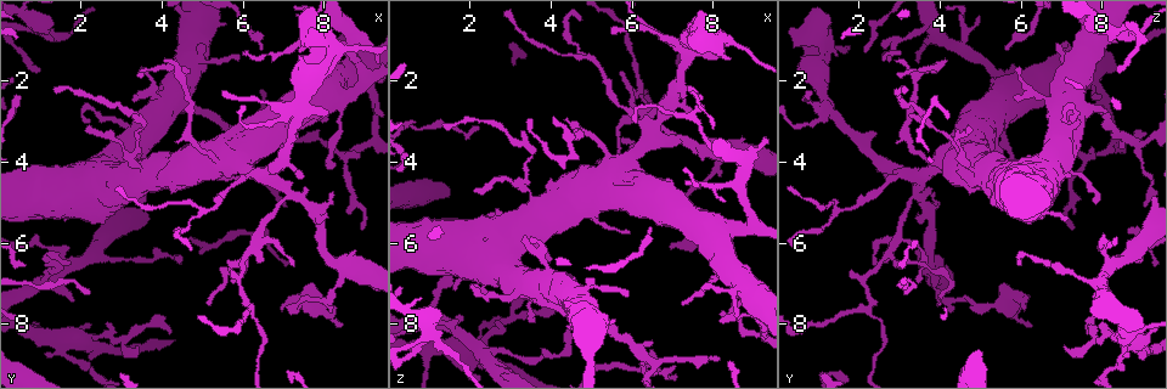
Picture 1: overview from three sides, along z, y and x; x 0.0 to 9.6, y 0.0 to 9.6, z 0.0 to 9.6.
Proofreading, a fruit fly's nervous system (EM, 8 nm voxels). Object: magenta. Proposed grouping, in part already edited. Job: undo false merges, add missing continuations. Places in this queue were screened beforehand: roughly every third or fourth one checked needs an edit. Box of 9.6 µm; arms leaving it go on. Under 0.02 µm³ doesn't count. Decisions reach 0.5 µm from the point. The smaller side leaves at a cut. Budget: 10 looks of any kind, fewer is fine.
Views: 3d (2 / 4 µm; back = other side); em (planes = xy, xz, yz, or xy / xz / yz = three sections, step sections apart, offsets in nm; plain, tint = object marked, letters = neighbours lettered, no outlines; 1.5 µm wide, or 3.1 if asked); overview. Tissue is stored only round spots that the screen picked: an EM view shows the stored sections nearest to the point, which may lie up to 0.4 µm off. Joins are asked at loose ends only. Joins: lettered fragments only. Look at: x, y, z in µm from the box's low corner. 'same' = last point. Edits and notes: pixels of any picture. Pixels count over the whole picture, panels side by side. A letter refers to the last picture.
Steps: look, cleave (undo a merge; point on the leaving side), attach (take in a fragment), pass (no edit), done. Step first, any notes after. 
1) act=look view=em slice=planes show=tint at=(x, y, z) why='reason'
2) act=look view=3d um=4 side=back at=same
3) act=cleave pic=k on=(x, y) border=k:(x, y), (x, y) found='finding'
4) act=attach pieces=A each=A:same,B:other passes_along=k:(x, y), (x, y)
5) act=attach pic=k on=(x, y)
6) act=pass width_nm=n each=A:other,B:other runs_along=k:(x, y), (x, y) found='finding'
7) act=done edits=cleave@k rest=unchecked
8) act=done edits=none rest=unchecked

act=look view=3d um=4 at=(6.25, 7.60, 2.25) why='a fork'

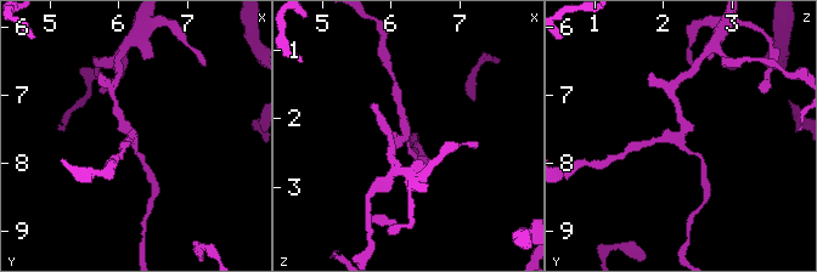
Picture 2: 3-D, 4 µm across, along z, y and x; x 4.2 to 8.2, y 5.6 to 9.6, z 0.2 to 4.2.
act=look view=em slice=planes show=letters at=(6.20, 7.60, 2.20) arms=3 why='need the tissue'

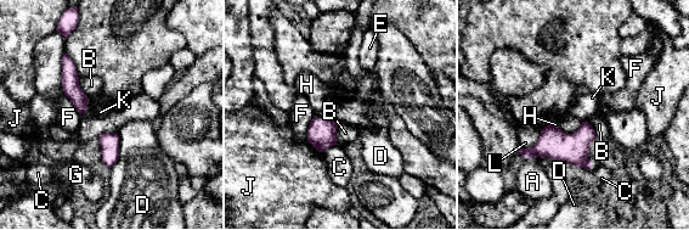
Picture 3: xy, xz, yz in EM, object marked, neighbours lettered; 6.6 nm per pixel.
act=pass each=A:other,B:other,C:other,D:other,E:other,F:other,G:other,H:other,J:other,K:other,L:other border=3:(117, 133), (118, 160), (111, 168) found='all the same cell'

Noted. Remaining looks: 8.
act=look view=3d um=4 at=(7.40, 4.40, 2.75) why='free end'

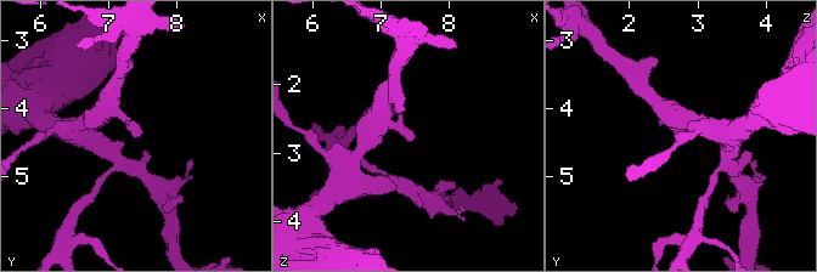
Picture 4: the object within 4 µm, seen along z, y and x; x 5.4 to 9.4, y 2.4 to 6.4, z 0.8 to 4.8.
act=look view=em slice=yz step=4 show=tint at=(7.40, 4.40, 2.80)

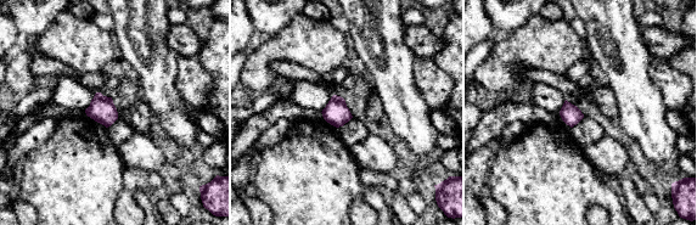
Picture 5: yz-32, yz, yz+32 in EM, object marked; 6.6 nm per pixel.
act=look view=em slice=planes show=letters at=same

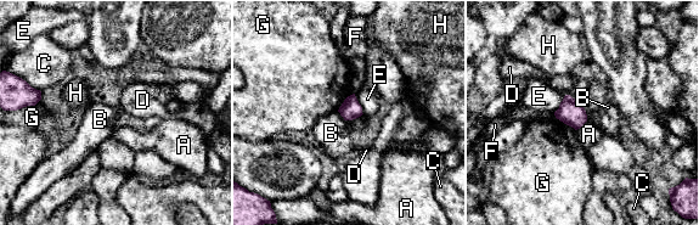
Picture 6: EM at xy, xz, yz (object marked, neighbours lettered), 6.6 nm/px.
act=pass longest_contact=G:160nm each=A:other,B:other,C:other,D:other,E:other,F:other,G:other,H:other border=6:(362, 113), (347, 121) found='no lettered fragment goes on from it'

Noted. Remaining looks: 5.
act=look view=em slice=planes show=letters at=(1.65, 5.45, 7.15)

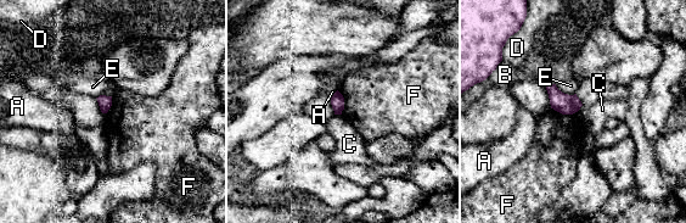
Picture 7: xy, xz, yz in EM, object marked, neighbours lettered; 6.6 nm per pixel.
act=pass each=A:other,B:other,C:other,D:other,E:other,F:other border=7:(551, 107), (562, 113), (578, 111) found='no lettered fragment goes on from it'

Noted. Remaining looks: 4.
act=look view=em slice=planes show=letters at=(3.40, 8.50, 7.05) why='free end'

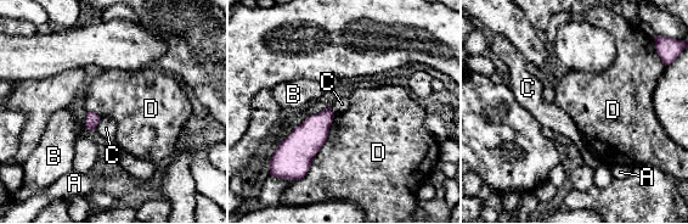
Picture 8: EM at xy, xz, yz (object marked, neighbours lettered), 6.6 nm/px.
act=pass each=A:other,B:other,C:other,D:other border=8:(334, 116), (326, 141), (306, 171) found='none of them fits'

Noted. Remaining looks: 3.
act=done edits=none rest=unchecked

